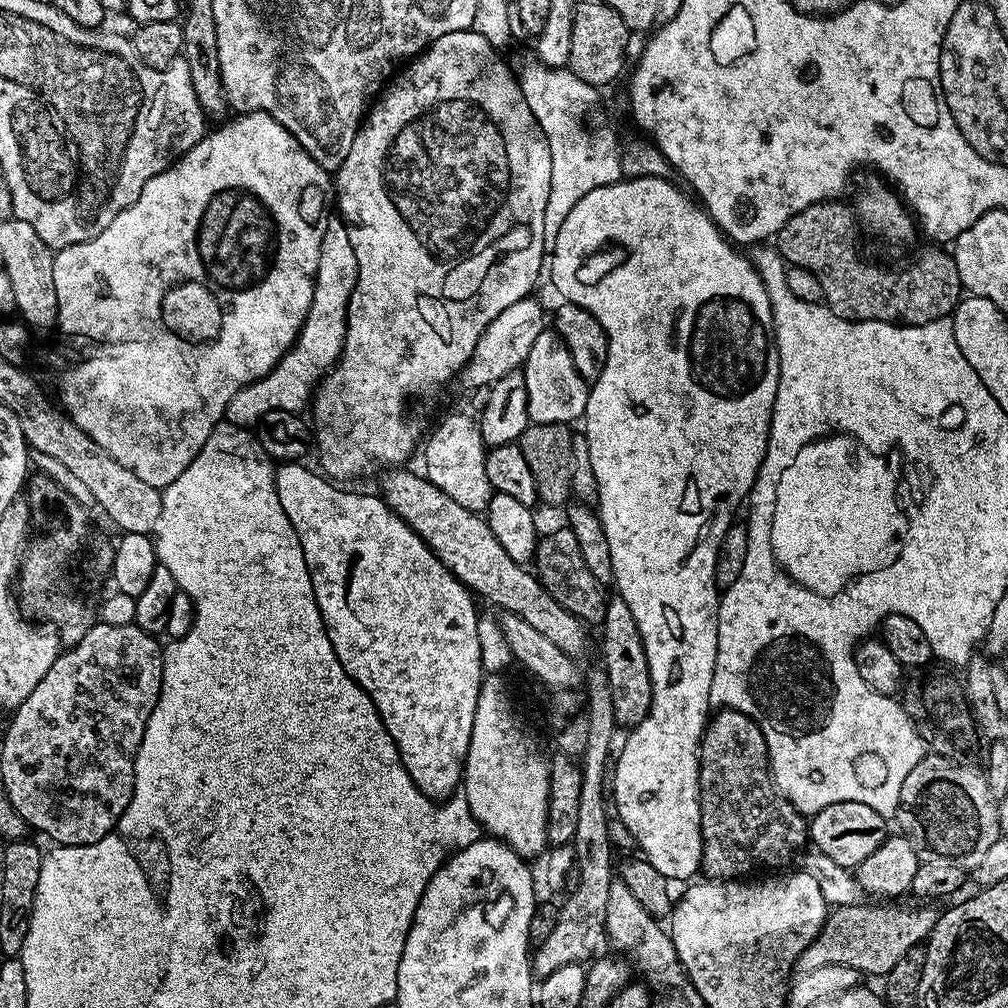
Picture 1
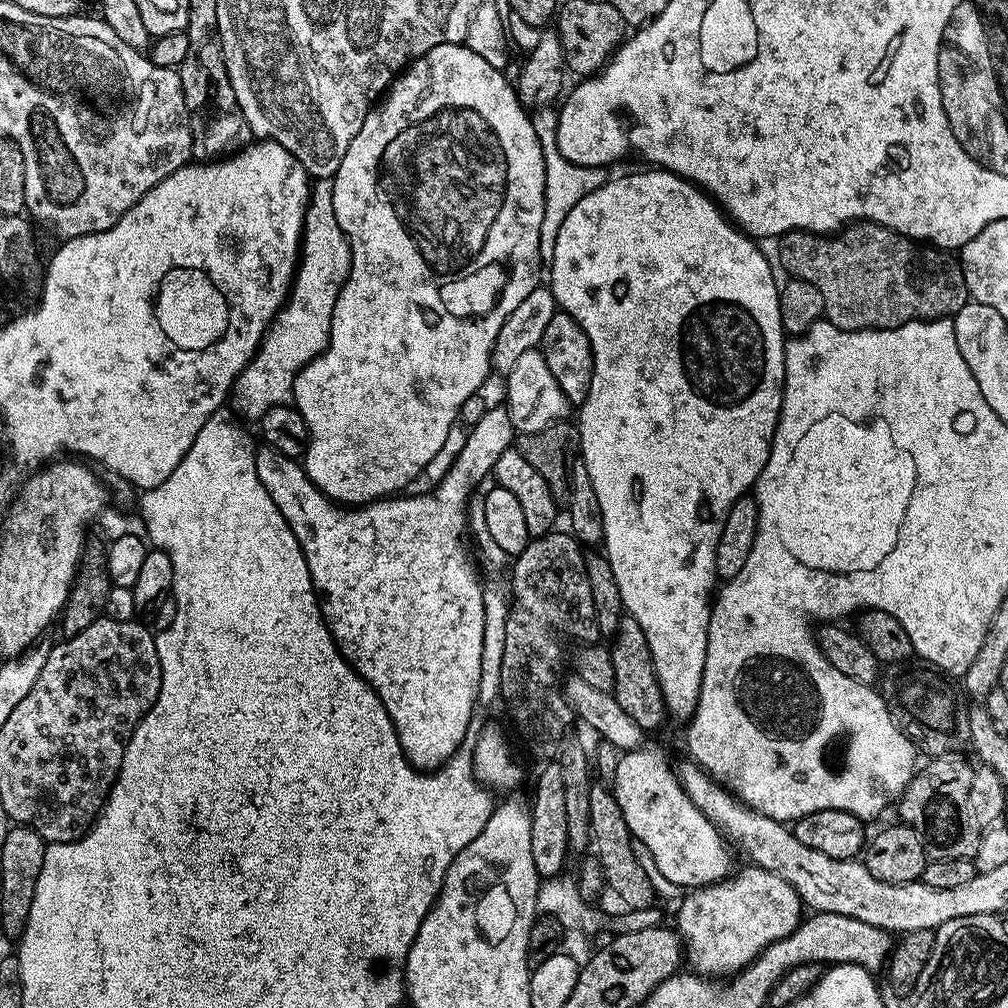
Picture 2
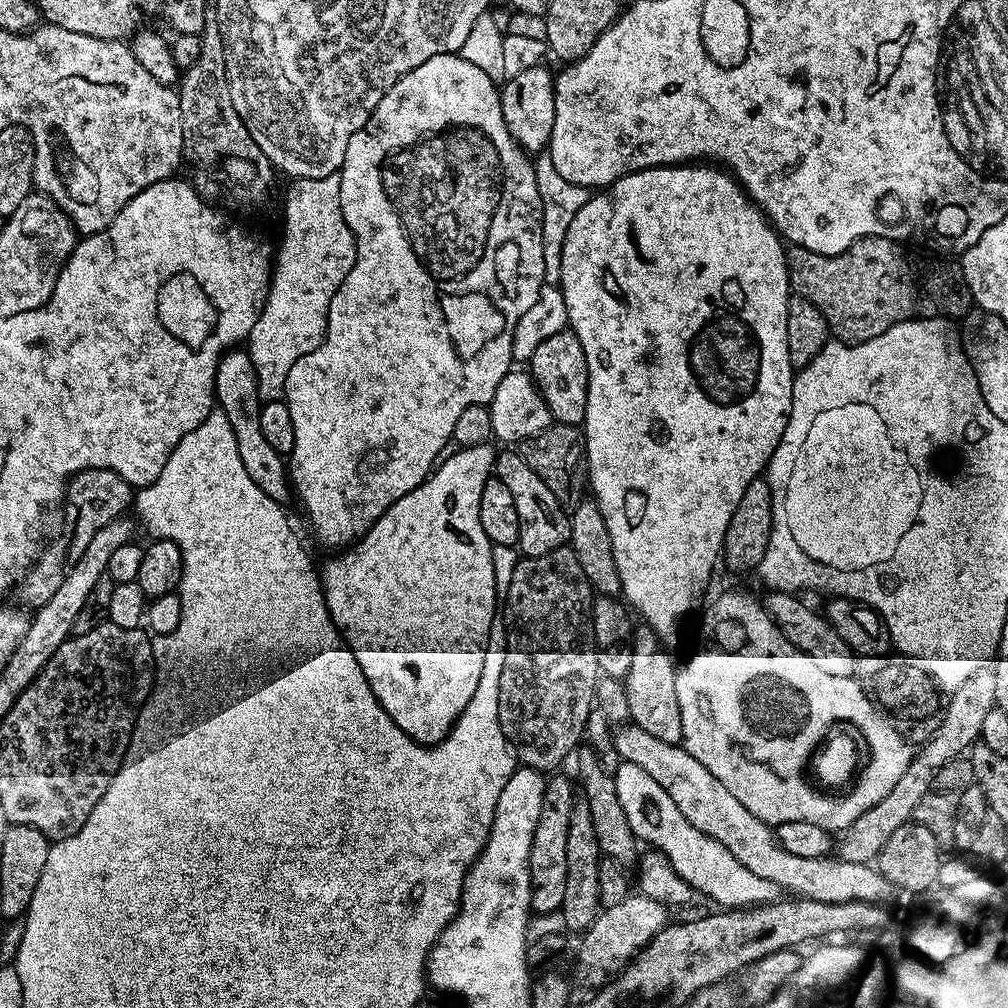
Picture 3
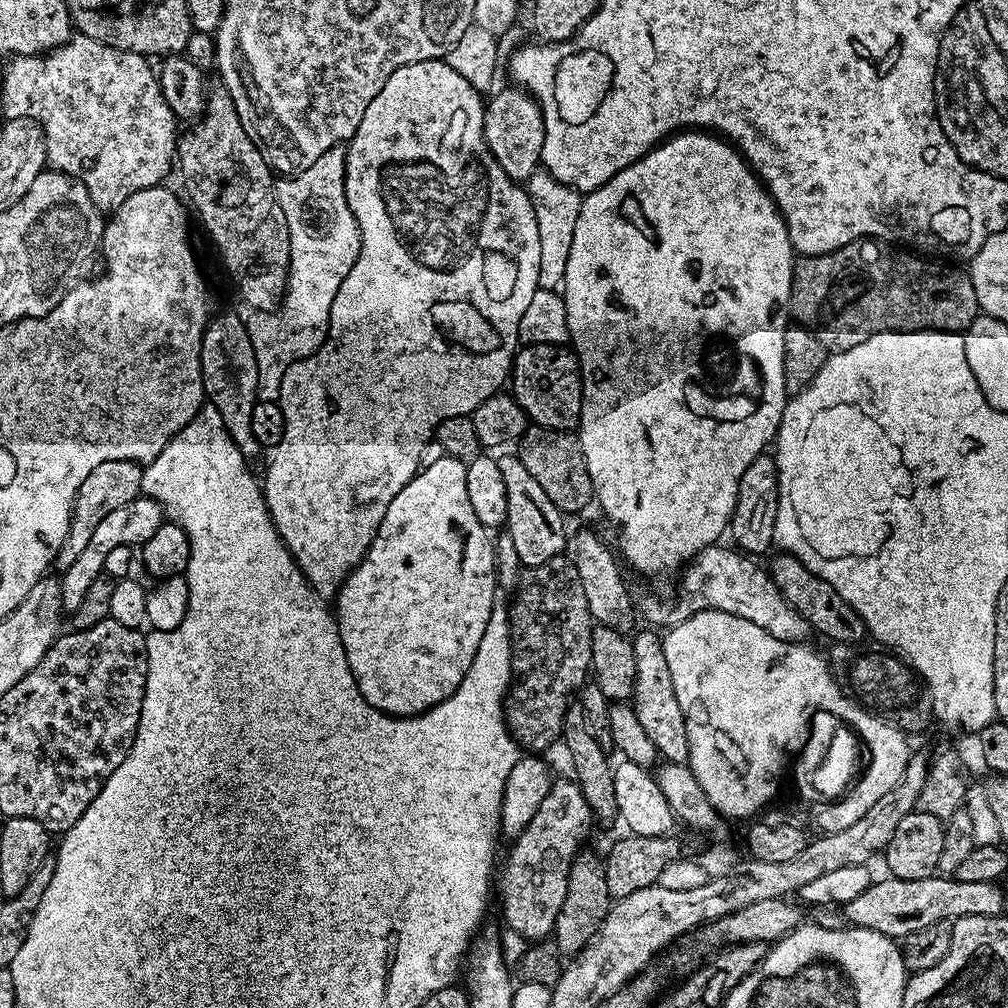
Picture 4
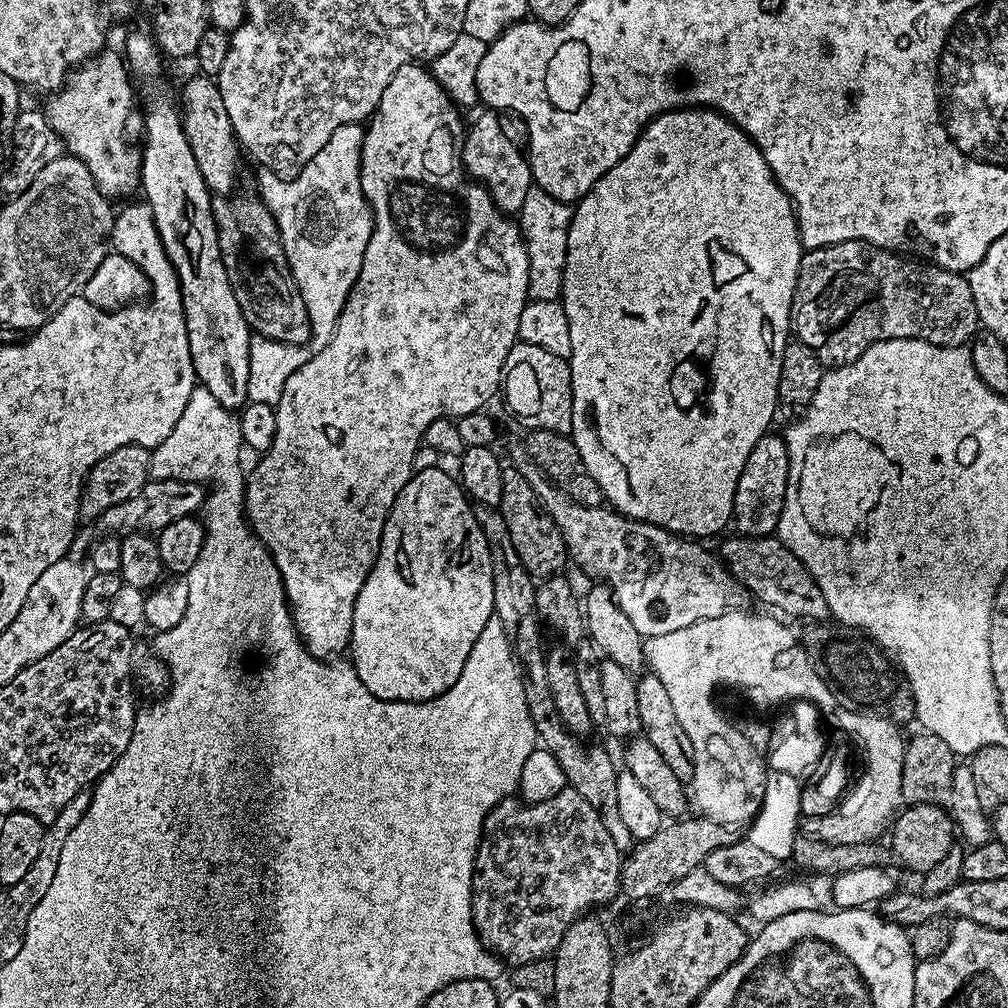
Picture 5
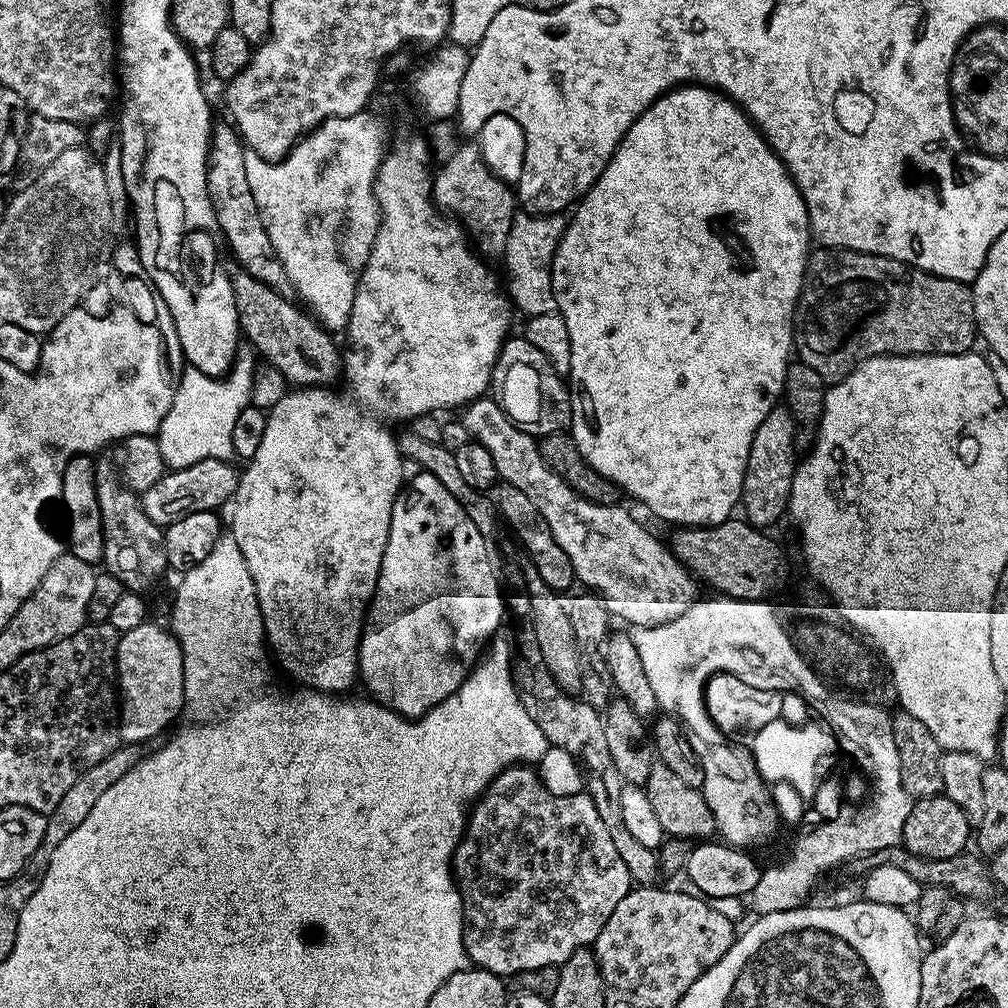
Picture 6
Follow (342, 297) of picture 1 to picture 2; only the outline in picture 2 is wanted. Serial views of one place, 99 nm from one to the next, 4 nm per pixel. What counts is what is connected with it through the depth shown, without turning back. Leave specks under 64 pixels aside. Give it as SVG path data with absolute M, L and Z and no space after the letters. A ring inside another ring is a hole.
M328 178L317 179L310 188L308 209L304 215L300 262L296 266L295 276L292 277L288 298L260 341L260 349L232 385L231 403L236 403L235 411L245 421L259 421L266 410L279 404L288 404L297 374L326 350L334 306L338 302L338 294L346 282L351 265L352 251L348 239L334 215L332 181Z

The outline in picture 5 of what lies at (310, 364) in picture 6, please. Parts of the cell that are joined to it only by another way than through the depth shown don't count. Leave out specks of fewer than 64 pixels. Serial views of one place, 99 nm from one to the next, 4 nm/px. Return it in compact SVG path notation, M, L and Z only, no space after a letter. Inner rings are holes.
M233 194L217 199L212 206L212 217L216 219L222 262L226 266L234 298L238 298L238 310L242 310L242 318L246 318L249 329L268 340L307 345L312 336L310 318L288 265L276 217L270 214L264 201L256 194Z

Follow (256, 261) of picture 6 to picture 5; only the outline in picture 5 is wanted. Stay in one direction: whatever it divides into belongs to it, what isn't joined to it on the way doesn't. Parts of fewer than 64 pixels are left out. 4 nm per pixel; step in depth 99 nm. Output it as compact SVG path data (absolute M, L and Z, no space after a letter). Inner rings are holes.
M193 74L180 92L178 108L182 113L184 137L198 162L198 170L206 182L208 191L216 198L233 195L236 184L236 171L240 168L242 149L230 126L230 114L226 114L226 105L222 102L222 90L211 76Z

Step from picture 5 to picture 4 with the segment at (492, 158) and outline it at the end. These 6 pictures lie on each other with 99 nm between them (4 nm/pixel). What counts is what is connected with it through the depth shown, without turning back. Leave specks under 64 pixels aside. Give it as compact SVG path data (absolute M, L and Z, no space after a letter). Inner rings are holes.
M520 86L511 87L501 87L491 97L493 100L487 101L484 110L484 137L498 166L506 170L509 178L517 182L527 182L530 174L537 172L542 164L540 155L544 141L544 115L531 92Z

